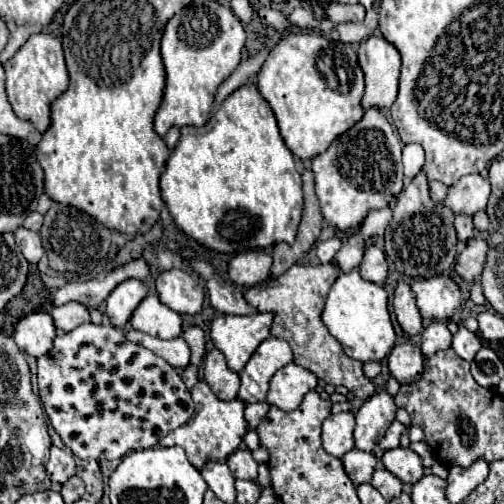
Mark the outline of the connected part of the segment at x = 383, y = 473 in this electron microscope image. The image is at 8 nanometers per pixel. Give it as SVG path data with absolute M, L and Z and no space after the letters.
M381 467L373 473L371 485L373 485L387 501L391 501L393 497L397 497L397 495L403 491L403 483L401 483L393 473L389 473L387 469L381 469Z

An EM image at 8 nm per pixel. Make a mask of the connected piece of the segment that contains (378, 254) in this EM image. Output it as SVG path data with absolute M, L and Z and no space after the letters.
M367 245L359 269L361 269L363 279L373 281L373 283L383 283L385 277L387 277L385 253L379 247L375 247L375 245Z

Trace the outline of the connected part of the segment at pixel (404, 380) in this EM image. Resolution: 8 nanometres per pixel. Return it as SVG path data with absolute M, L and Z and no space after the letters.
M413 343L395 345L387 357L389 375L395 377L401 385L417 383L423 373L423 353Z

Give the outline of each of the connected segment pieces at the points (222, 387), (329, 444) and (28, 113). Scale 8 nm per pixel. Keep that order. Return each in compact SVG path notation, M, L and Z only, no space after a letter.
M213 349L205 355L205 381L211 387L211 391L221 399L221 401L233 401L237 399L239 391L239 375L229 371L225 357L221 351Z
M351 411L329 415L323 421L323 449L333 457L343 457L347 451L353 449L353 427L355 417Z
M37 33L3 65L7 73L7 97L19 119L35 125L37 131L47 131L51 125L51 103L69 87L69 75L63 57L63 45L49 33Z

